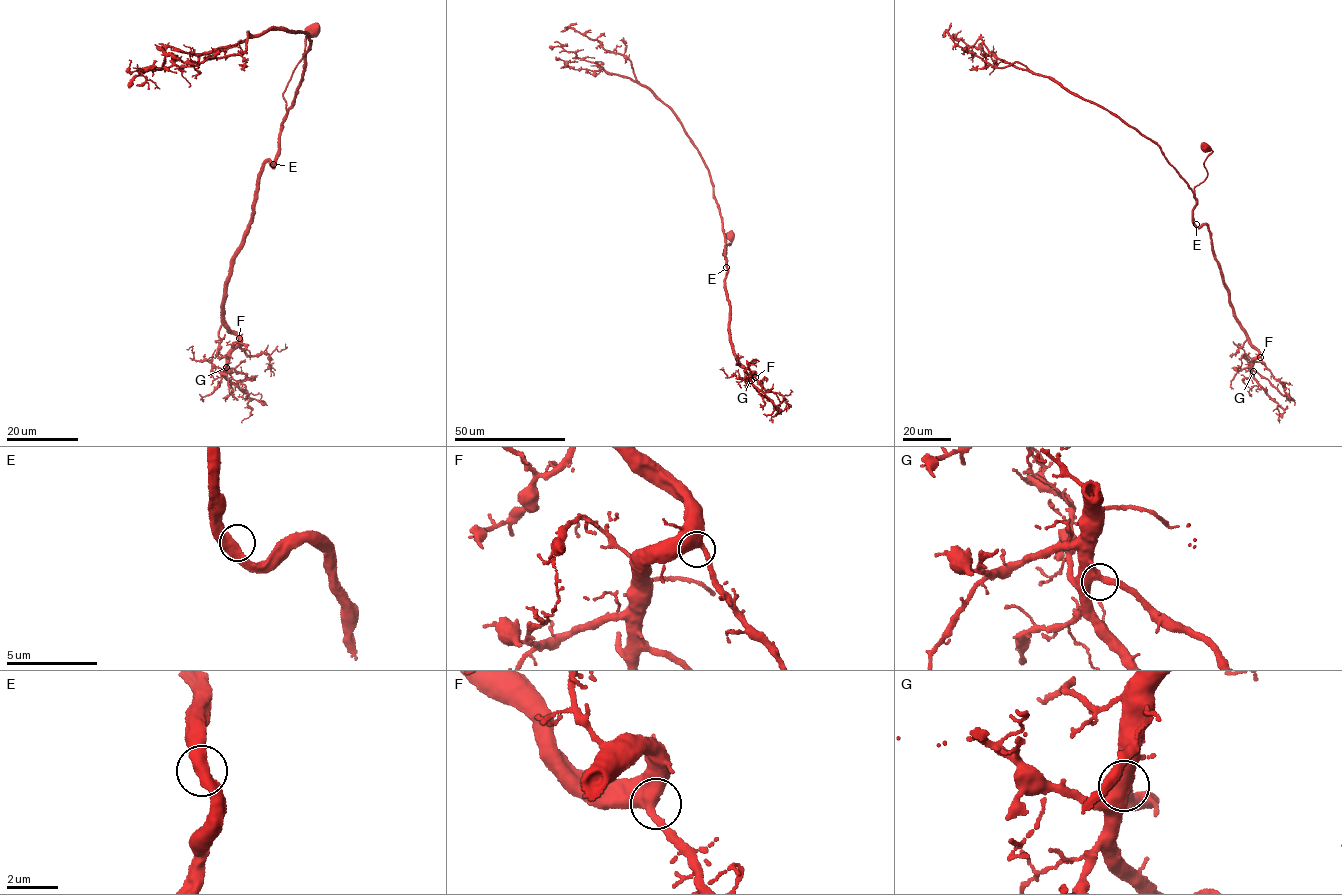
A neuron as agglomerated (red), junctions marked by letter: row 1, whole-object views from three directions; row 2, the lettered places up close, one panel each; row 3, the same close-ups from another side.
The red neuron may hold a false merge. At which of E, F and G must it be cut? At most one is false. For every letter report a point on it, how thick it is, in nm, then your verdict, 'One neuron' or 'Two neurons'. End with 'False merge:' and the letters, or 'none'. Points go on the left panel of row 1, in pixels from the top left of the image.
E: Place: (273, 164). Thickness 500 nm. One neuron
F: Place: (239, 338). Thickness 500 nm. One neuron
G: Place: (226, 367). Thickness 440 nm. One neuron
False merge: none

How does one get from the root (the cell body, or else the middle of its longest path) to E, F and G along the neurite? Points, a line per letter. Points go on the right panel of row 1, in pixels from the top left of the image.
E: (1205, 146), (1212, 152), (1204, 162), (1206, 178), (1194, 188), (1196, 205), (1193, 221), (1196, 224)
F: (1205, 146), (1212, 152), (1204, 162), (1206, 178), (1194, 188), (1193, 223), (1207, 226), (1233, 316), (1260, 357)
G: (1205, 146), (1212, 152), (1194, 188), (1193, 223), (1207, 226), (1233, 316), (1258, 351), (1253, 371)

